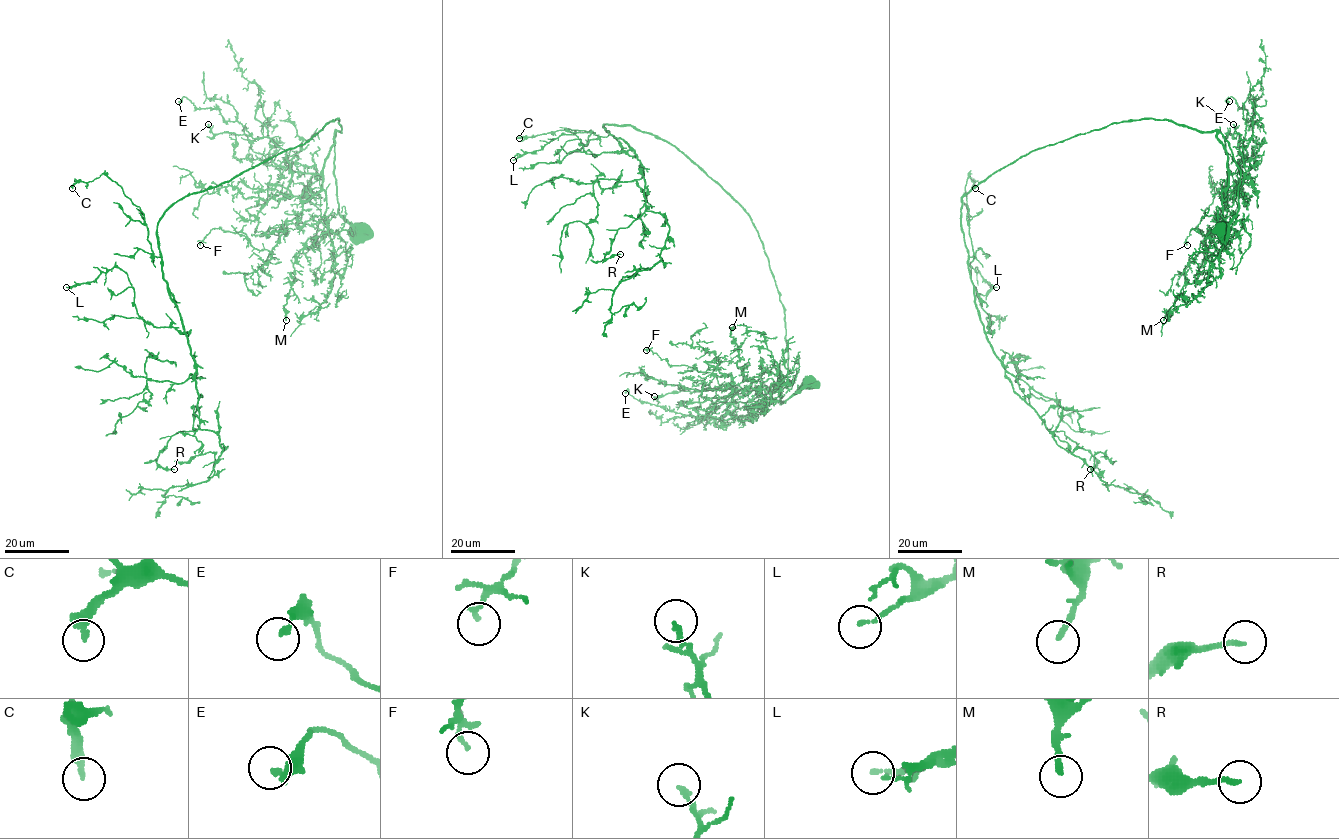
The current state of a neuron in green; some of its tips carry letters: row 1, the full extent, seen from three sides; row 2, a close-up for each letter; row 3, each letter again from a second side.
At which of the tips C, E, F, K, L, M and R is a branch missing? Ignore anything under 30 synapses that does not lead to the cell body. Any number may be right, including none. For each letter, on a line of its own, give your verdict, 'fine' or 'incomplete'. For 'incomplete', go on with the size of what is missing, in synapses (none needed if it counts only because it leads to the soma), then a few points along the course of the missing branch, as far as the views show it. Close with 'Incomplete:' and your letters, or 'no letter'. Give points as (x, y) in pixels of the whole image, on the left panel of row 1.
C: fine
E: fine
F: fine
K: fine
L: fine
M: incomplete | 100 syn | (286, 320), (286, 327), (281, 329), (275, 343), (272, 339), (263, 342), (256, 339)
R: fine
Incomplete: M

